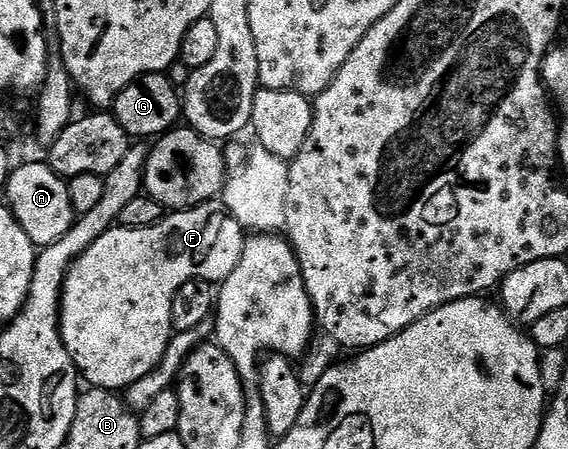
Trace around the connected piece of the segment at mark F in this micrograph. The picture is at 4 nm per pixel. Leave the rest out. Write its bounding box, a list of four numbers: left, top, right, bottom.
[60,200,247,392]

